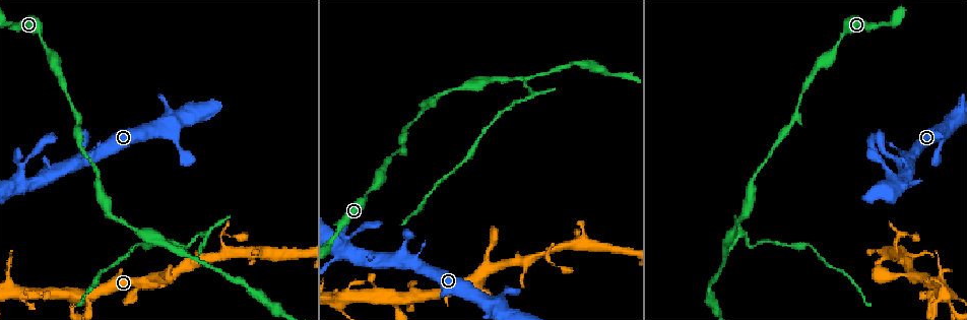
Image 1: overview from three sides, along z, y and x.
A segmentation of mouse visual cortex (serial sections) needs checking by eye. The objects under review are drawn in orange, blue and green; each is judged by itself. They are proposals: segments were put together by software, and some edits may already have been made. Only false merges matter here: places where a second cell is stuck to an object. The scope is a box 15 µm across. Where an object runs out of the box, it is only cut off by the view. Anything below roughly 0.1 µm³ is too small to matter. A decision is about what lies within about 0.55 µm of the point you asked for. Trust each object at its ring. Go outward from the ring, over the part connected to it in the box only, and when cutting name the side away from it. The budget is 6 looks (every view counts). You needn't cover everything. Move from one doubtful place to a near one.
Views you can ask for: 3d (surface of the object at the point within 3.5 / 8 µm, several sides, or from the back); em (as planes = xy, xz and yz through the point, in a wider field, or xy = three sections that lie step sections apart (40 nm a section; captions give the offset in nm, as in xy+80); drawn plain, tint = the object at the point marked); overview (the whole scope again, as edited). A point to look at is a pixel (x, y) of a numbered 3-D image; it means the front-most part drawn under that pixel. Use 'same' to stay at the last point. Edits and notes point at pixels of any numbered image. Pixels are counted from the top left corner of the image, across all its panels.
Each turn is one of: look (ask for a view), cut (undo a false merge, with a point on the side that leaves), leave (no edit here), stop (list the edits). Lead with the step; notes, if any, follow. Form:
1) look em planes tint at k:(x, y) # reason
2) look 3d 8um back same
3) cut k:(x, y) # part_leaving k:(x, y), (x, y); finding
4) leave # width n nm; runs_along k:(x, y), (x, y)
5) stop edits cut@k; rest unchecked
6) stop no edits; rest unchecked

look 3d 3.5um at 1:(404, 297) # abrupt turn

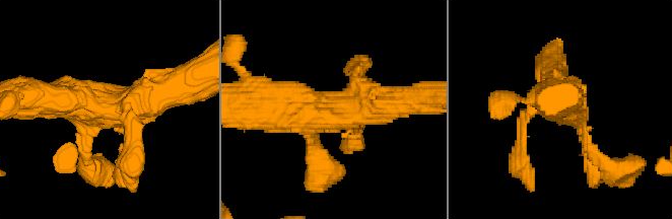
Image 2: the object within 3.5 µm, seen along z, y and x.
look em xy step 1 tint at 2:(106, 107) # now the EM

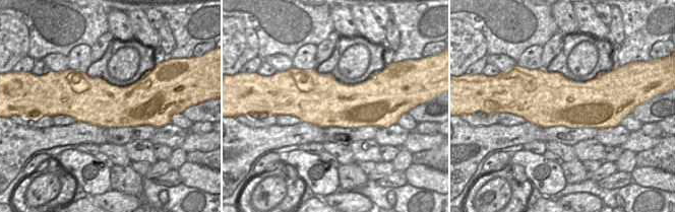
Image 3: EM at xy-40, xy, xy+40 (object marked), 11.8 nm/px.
leave # runs_along 2:(181, 83), (122, 108), (56, 99); continuous, no second cell

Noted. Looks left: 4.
look em planes tint at 1:(893, 175) # four-way junction

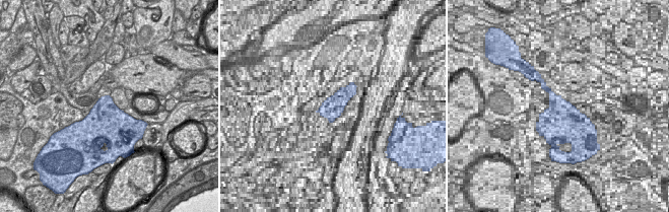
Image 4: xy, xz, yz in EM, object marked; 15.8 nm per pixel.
look 3d 3.5um same

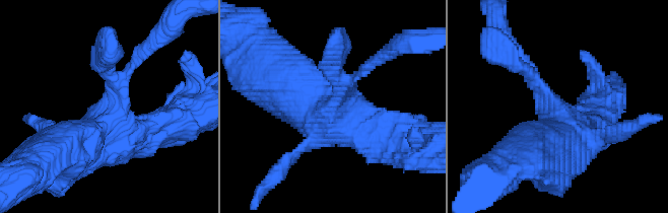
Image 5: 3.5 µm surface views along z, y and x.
leave # width 600 nm; runs_along 5:(391, 143), (359, 133), (285, 78); all the same cell

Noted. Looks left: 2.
look em xy step 5 tint at 1:(376, 184) # calibre changes

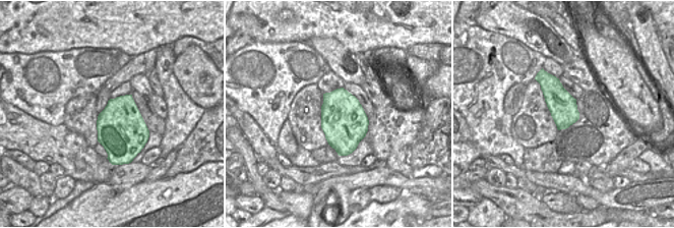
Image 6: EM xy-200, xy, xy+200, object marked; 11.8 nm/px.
look 3d 3.5um same # see where the arms go

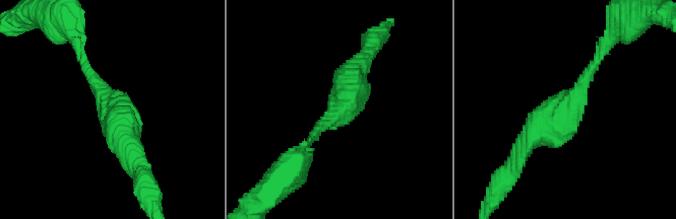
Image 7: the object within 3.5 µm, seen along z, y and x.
leave # width 550 nm; runs_along 7:(602, 54), (573, 103), (521, 150); one cell here

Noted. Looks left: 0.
stop no edits; rest unchecked

